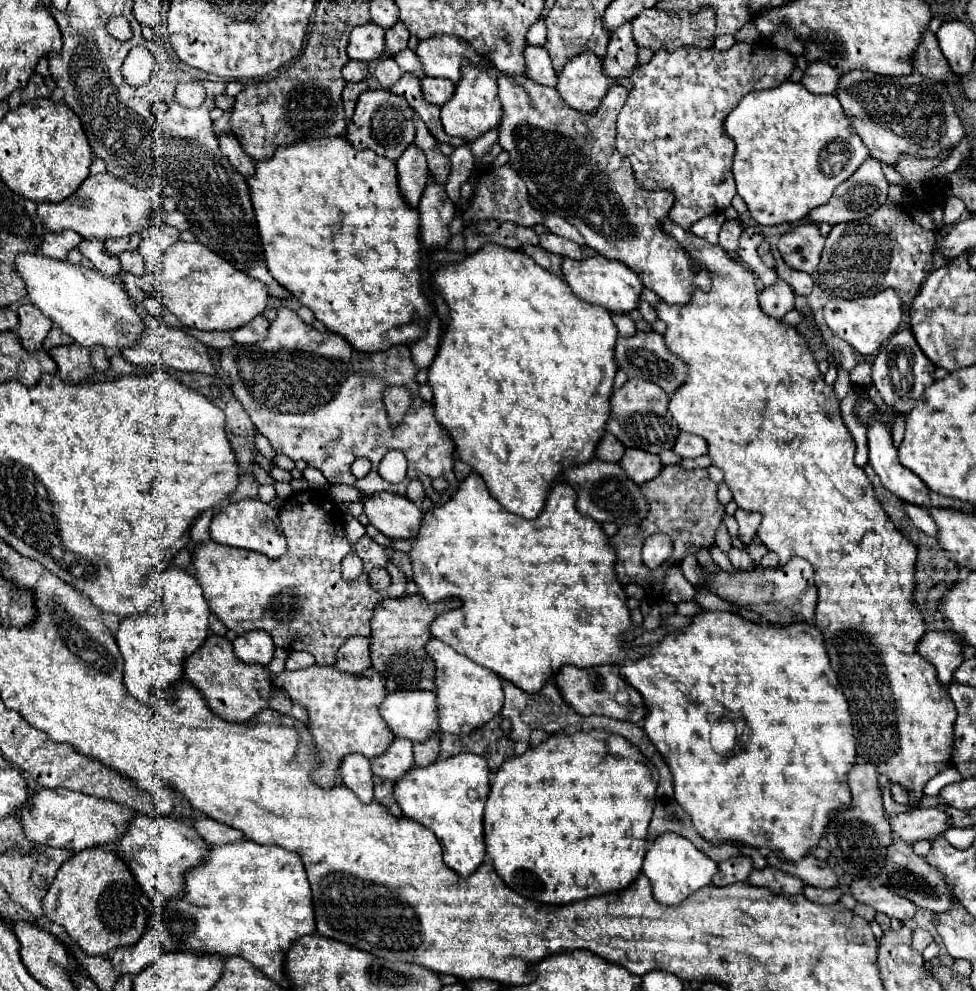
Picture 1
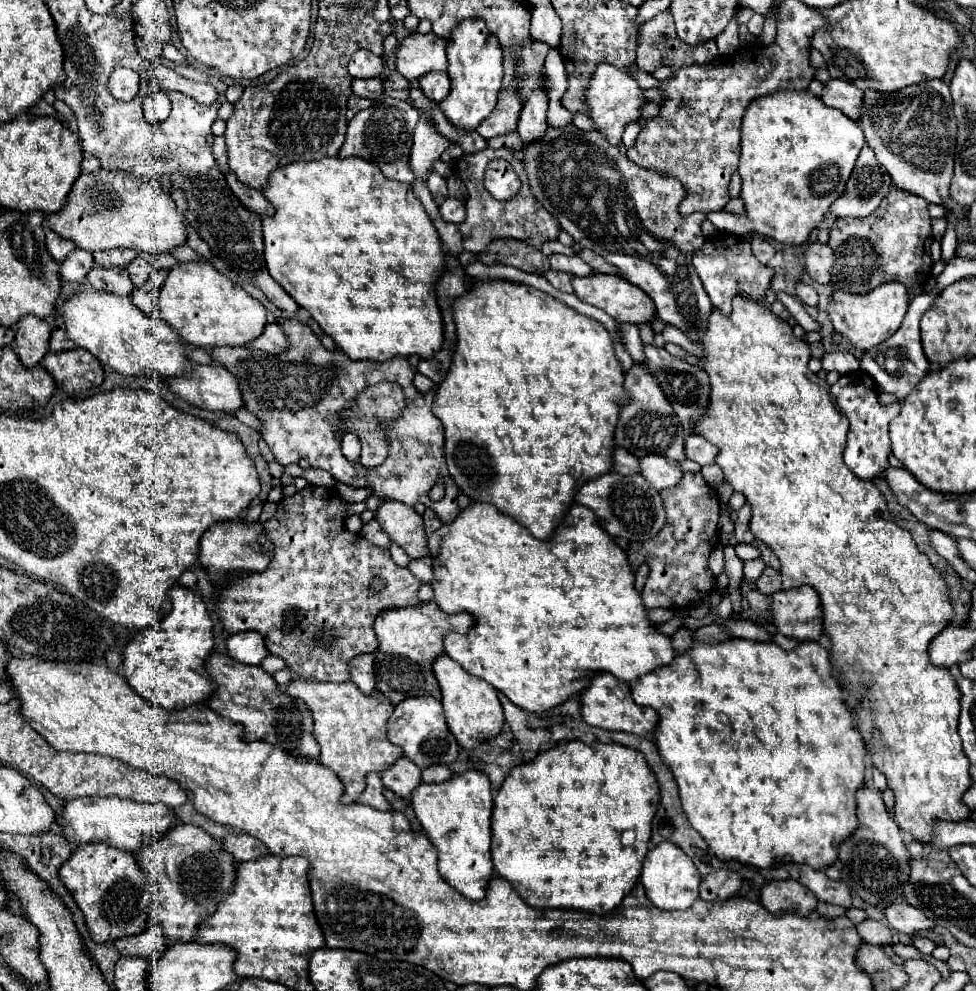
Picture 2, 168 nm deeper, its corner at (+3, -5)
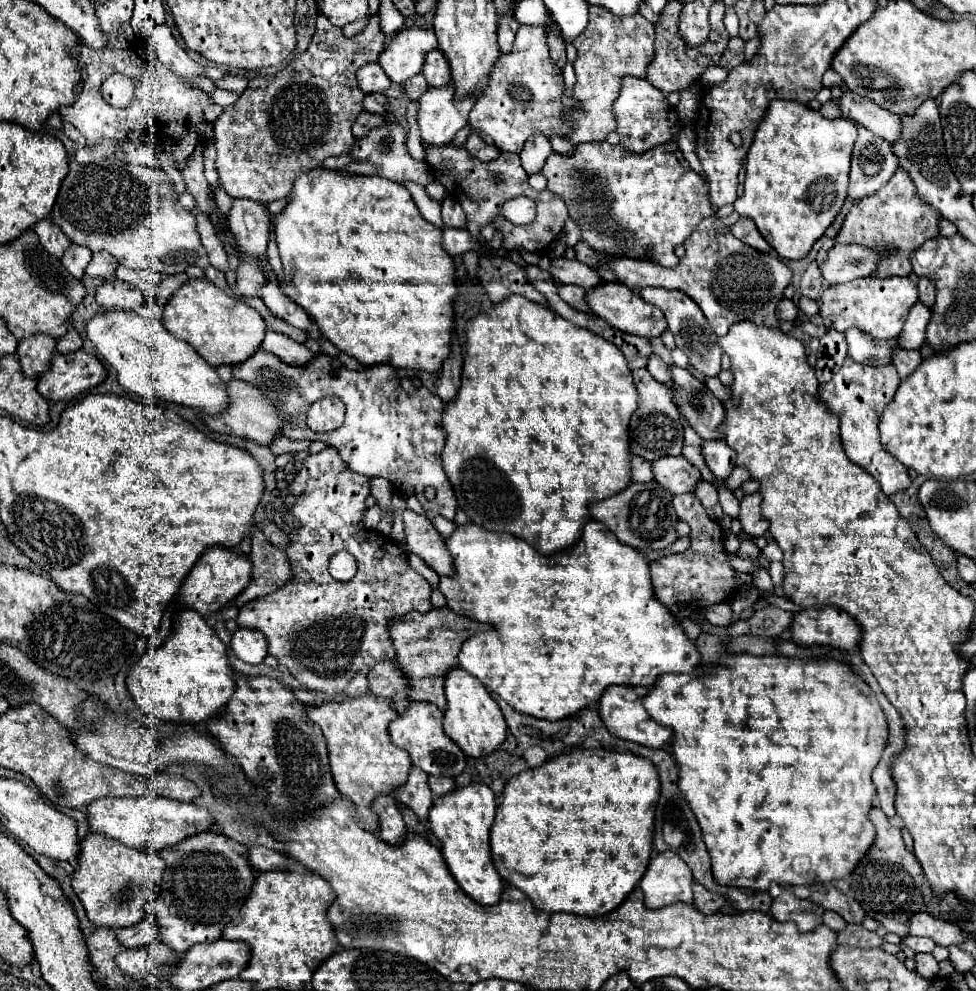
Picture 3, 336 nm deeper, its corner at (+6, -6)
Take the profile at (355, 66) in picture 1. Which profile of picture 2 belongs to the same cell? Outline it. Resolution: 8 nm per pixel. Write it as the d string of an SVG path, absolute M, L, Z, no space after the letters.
M354 80L352 90L360 98L376 100L384 94L384 84L382 84L382 80Z

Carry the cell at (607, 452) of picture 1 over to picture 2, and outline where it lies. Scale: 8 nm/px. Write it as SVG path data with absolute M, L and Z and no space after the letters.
M616 448L614 452L614 470L618 474L630 476L630 474L638 474L640 466L638 466L638 458L630 452L626 452L624 448Z

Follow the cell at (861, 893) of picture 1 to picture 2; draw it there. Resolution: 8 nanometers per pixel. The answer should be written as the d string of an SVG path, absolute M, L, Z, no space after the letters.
M892 904L884 910L886 914L886 922L892 930L900 932L900 934L916 934L922 930L932 930L934 922L926 918L926 914L910 904Z

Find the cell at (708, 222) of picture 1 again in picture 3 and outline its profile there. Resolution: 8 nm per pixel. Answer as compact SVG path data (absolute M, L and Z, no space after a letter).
M771 101L763 121L759 123L745 165L745 191L735 201L735 211L741 217L751 217L765 241L783 259L803 259L813 243L825 233L847 197L847 179L857 127L849 119L827 119L819 111L797 101Z

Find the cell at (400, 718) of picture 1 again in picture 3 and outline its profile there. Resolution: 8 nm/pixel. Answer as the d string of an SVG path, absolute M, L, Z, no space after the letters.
M413 701L407 711L403 715L399 715L395 721L389 723L389 735L391 741L405 749L411 757L411 763L419 769L423 769L427 775L445 775L445 777L455 777L463 771L465 767L465 755L459 749L459 745L455 745L441 727L441 719L443 719L443 711L433 705L433 703L419 703Z

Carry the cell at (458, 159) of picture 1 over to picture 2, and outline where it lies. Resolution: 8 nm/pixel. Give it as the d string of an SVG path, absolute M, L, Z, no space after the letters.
M446 198L444 204L440 206L440 214L446 222L454 222L460 224L466 218L466 208L464 208L464 200L458 198Z

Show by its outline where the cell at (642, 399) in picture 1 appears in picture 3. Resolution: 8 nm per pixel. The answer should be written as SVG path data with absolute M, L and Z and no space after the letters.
M635 369L633 371L633 383L639 393L639 407L631 415L629 423L629 449L633 455L639 455L647 461L655 461L659 457L667 455L681 455L683 449L683 425L679 419L679 411L675 409L671 401L669 389L655 381L647 369Z

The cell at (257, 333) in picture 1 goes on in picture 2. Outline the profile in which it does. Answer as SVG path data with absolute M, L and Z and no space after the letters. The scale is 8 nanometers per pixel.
M266 324L262 336L258 336L258 340L250 342L248 348L264 350L264 352L270 352L270 354L280 354L288 348L288 338L278 324Z

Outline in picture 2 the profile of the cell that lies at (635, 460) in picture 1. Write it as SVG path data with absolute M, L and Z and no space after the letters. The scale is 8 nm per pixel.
M644 456L640 458L640 468L642 476L646 476L646 480L658 490L676 486L684 476L680 464L674 460L666 460L664 456Z

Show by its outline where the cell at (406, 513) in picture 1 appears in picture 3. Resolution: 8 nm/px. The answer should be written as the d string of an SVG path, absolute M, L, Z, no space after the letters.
M405 509L403 523L407 549L419 555L439 575L451 575L451 553L447 551L443 537L435 531L431 521L425 515L417 515Z

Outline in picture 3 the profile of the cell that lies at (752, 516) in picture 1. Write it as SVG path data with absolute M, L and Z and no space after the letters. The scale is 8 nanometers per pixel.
M745 495L741 499L741 509L739 509L739 523L741 523L741 529L751 535L751 537L761 537L765 531L767 531L767 521L763 521L761 517L761 511L759 511L759 505L761 505L761 499L755 495Z

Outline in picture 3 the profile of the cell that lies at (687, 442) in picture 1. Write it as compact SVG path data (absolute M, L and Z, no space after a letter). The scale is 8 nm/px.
M721 439L719 441L703 441L701 451L703 451L705 463L711 469L711 473L719 479L725 479L729 475L729 471L733 469L733 461L735 461L737 453Z

